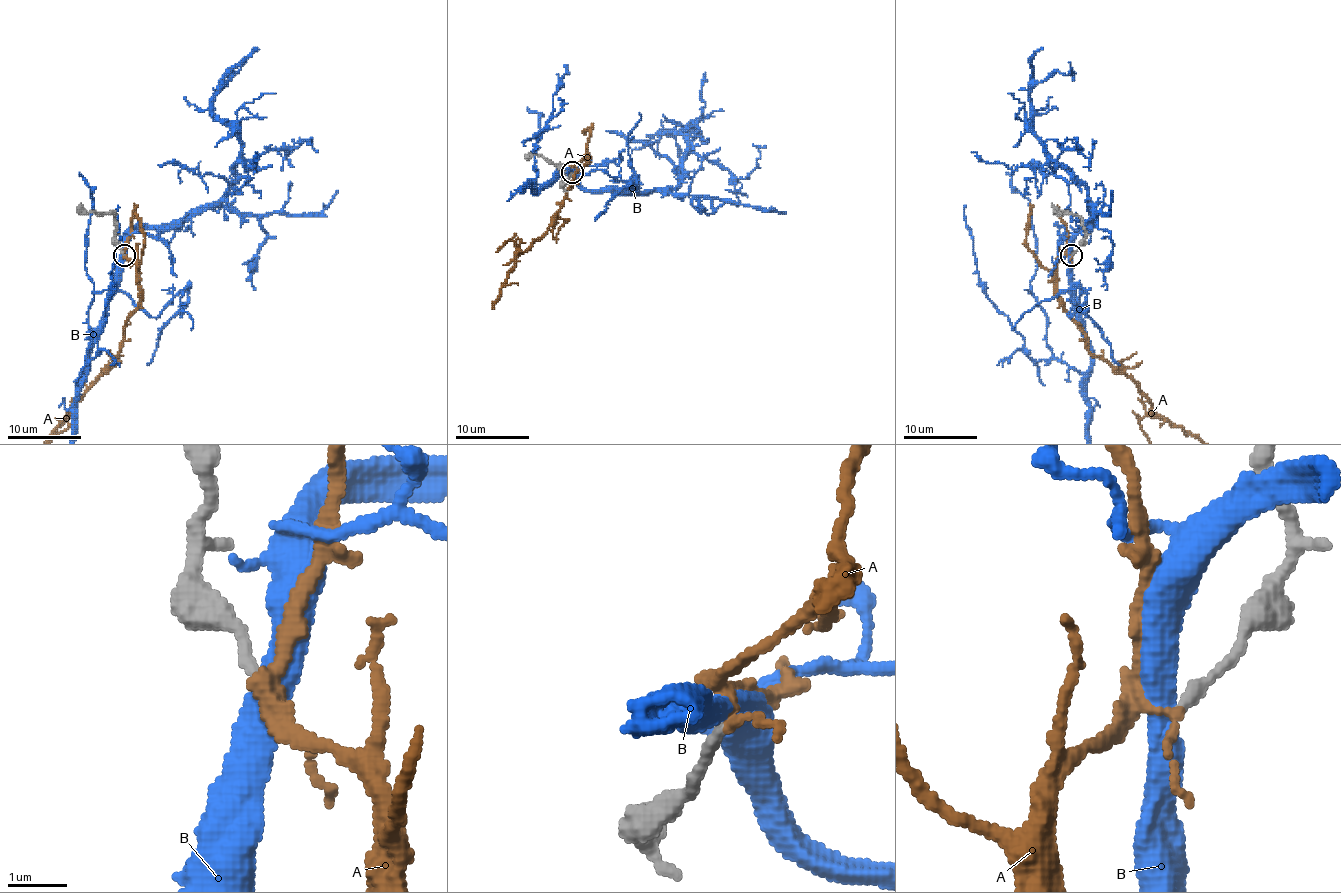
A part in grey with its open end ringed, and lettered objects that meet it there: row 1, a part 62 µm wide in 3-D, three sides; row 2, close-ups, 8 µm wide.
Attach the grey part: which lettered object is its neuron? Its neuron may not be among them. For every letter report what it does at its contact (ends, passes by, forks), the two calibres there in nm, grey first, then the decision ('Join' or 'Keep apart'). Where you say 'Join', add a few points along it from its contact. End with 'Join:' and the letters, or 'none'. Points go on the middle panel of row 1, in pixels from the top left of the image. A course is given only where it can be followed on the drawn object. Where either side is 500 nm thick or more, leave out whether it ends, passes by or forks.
A: It forks there. Thickness 200 nm (grey) against 120 nm. Keep apart
B: Thickness 200 nm (grey) against 500 nm. Keep apart
Join: none

